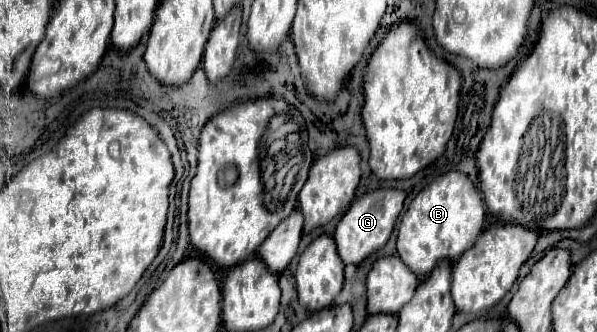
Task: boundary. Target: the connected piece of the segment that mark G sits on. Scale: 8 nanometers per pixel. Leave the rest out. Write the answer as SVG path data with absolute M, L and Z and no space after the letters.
M387 188L387 190L377 190L371 194L365 194L349 206L349 210L339 220L337 230L335 230L335 244L337 244L337 252L343 260L343 264L355 264L357 266L367 256L371 256L373 252L377 252L379 248L385 246L385 242L389 240L389 236L395 228L397 216L403 210L405 198L407 198L407 194L403 190Z

